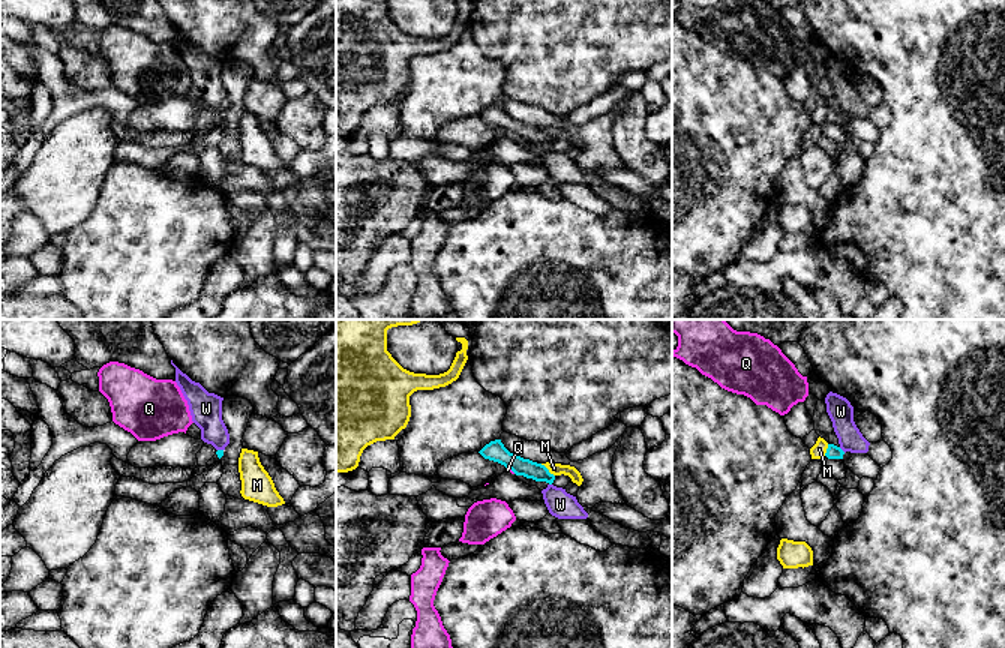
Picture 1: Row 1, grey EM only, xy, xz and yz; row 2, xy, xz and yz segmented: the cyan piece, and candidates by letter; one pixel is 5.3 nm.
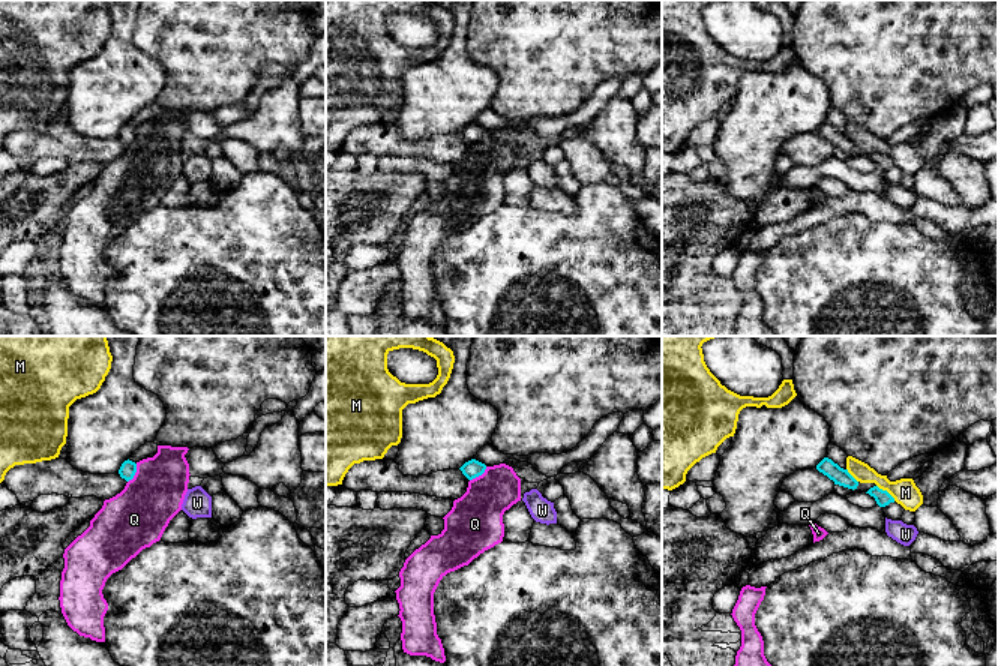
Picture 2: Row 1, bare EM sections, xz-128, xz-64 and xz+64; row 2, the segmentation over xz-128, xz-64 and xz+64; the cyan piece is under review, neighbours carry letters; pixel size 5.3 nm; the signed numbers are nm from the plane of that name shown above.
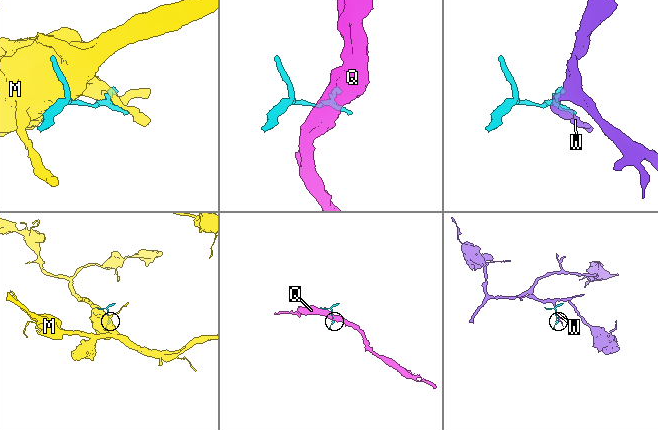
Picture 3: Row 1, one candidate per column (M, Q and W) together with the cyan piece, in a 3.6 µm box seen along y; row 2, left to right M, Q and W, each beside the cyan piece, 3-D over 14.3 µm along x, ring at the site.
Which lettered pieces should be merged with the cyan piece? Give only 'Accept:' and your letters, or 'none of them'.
Accept: none of them

